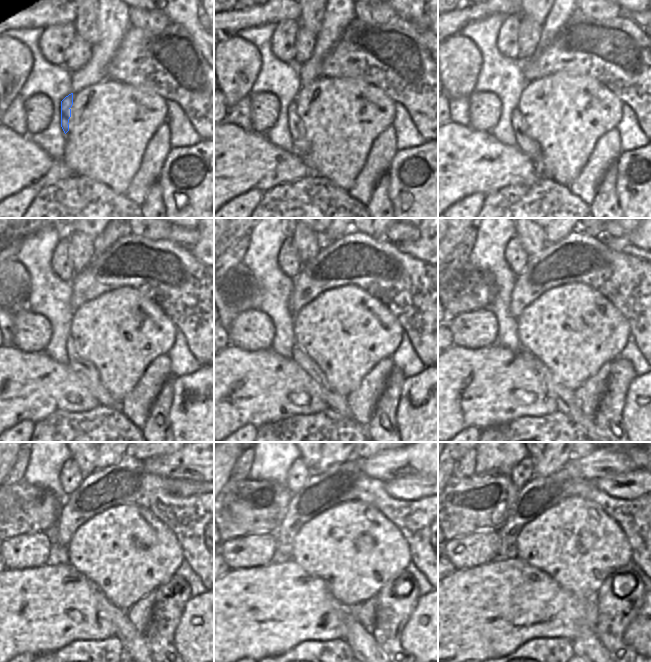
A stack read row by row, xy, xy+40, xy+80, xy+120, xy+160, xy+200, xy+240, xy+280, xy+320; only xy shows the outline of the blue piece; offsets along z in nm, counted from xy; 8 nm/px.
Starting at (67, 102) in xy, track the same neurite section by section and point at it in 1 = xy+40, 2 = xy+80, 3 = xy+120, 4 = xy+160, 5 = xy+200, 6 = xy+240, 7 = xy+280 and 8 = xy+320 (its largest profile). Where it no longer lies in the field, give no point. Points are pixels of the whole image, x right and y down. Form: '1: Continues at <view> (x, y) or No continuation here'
1: Continues at xy+40 (300, 142)
2: Continues at xy+80 (530, 147)
3: Continues at xy+120 (89, 375)
4: Continues at xy+160 (335, 401)
5: Continues at xy+200 (567, 403)
6: Continues at xy+240 (135, 642)
7: Continues at xy+280 (359, 638)
8: Continues at xy+320 (587, 645)

